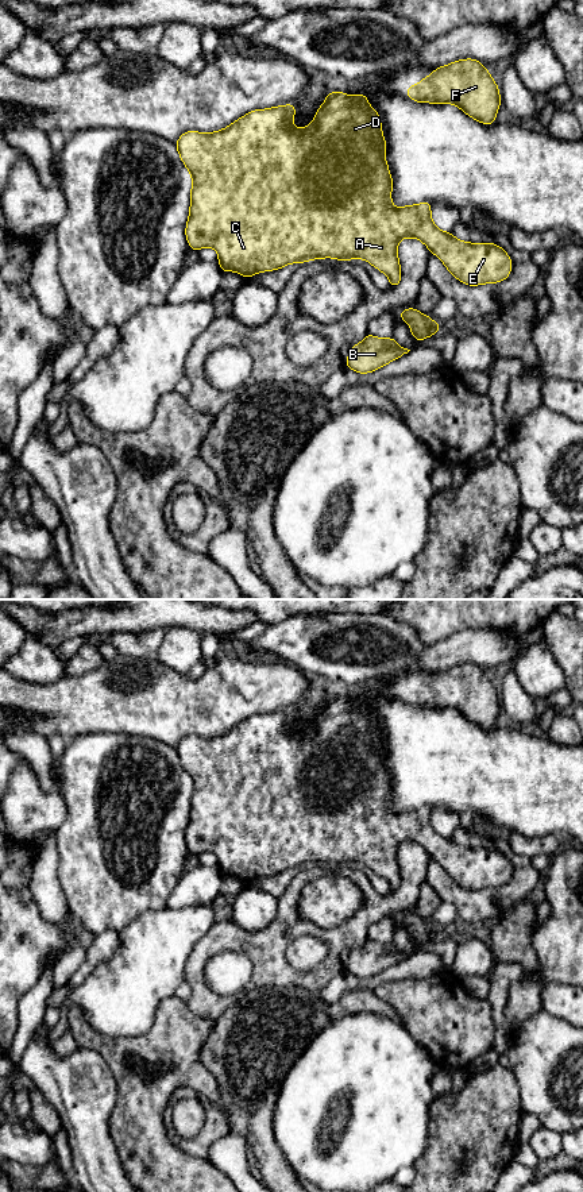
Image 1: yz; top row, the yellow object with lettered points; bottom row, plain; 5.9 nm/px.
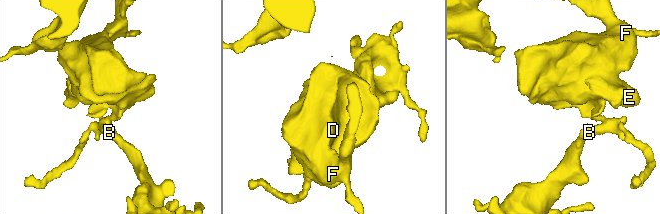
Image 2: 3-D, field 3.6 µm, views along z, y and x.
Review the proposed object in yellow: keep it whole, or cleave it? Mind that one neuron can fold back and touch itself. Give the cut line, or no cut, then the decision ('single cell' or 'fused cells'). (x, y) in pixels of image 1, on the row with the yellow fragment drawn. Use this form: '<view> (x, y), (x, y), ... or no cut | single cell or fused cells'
no cut | single cell

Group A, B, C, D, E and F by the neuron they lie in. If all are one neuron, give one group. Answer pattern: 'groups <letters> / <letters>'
groups A B C D E F

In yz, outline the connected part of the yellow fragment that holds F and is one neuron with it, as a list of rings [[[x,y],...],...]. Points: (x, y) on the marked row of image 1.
[[[460,59],[410,85],[410,100],[432,104],[455,104],[470,117],[490,126],[501,104],[499,88],[484,65],[476,59]]]

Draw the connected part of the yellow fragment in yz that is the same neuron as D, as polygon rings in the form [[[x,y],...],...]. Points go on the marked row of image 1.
[[[329,92],[313,121],[304,128],[293,126],[294,115],[294,104],[255,109],[224,130],[211,134],[188,131],[179,136],[175,148],[192,174],[190,211],[185,229],[190,248],[215,248],[224,273],[236,271],[247,279],[289,263],[321,258],[360,258],[385,273],[390,286],[395,288],[401,282],[398,243],[404,238],[414,238],[466,285],[497,283],[509,277],[513,265],[503,248],[494,243],[462,242],[451,232],[439,229],[431,217],[431,202],[402,208],[391,204],[393,178],[385,158],[387,146],[379,113],[370,107],[364,94]]]

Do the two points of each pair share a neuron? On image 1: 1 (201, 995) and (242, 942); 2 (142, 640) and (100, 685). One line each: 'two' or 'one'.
1: one
2: two

